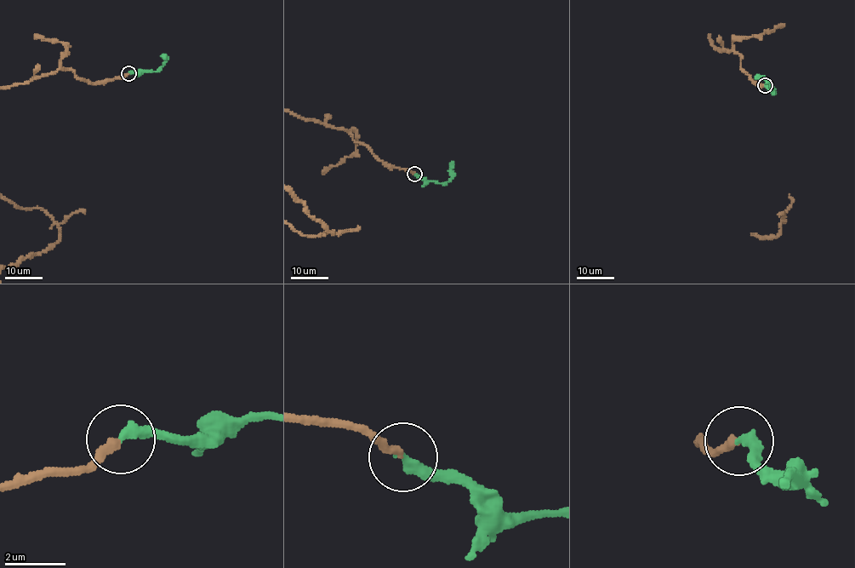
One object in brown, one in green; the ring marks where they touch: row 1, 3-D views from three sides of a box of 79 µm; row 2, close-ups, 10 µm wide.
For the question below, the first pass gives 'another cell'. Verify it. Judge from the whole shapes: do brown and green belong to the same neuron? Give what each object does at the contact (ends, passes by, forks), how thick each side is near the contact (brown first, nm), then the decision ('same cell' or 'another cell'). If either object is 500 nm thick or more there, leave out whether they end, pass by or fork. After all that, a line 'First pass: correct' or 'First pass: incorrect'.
brown ends there; green ends there; 280 nm thick on the brown side, 360 nm on the other; same cell
First pass: incorrect

